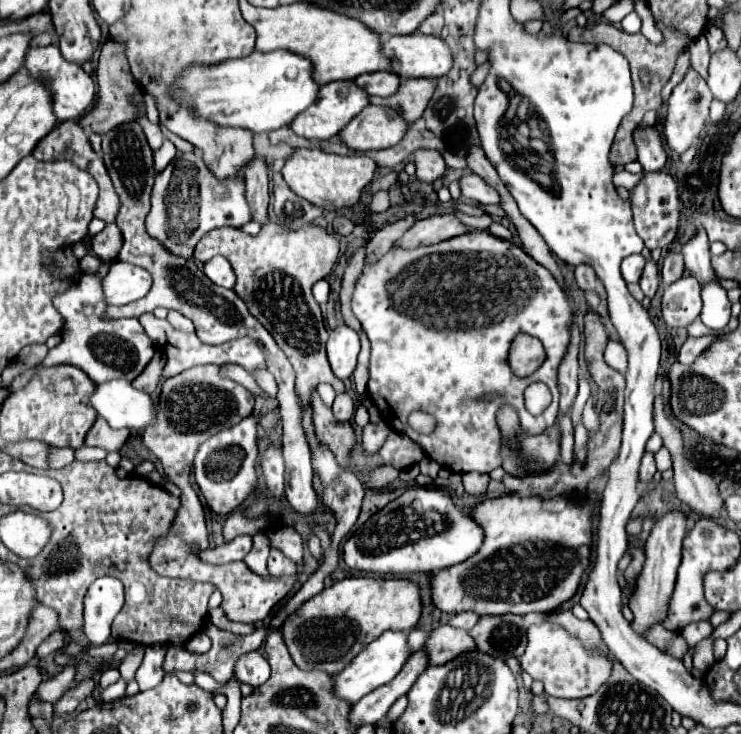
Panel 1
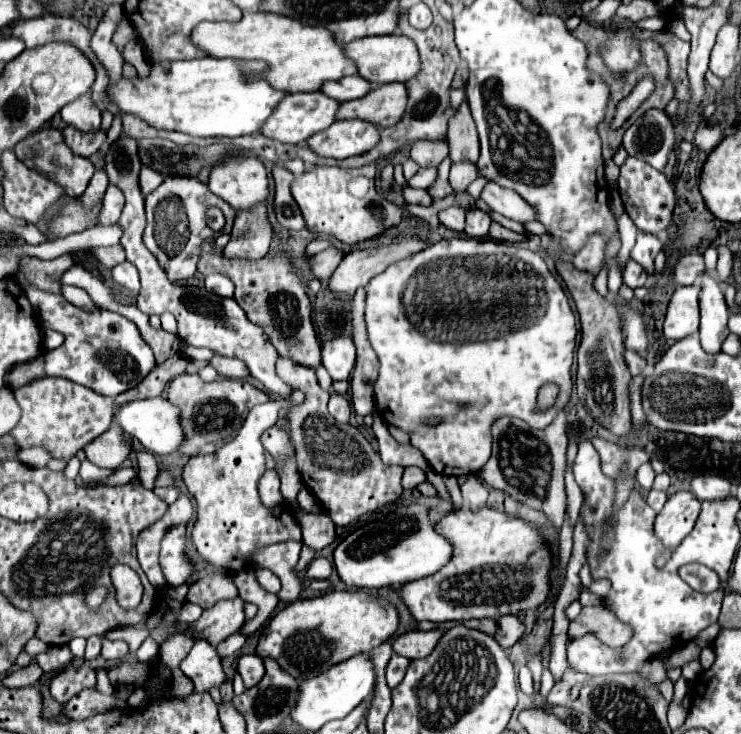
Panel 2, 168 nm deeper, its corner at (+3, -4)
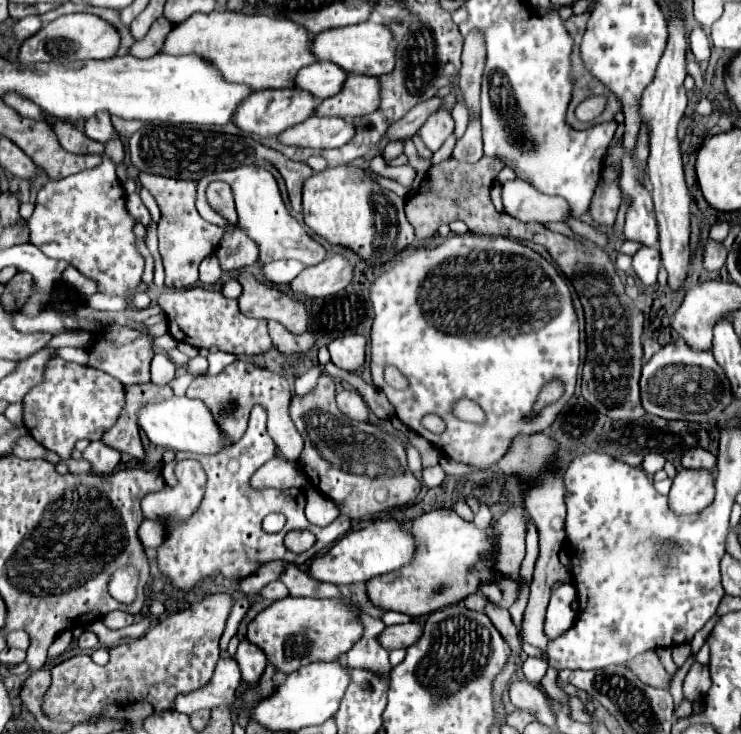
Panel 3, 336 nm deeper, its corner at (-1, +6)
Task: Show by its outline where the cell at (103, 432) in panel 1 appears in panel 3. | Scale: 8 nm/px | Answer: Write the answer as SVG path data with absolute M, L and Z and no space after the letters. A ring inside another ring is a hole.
M100 440L90 442L90 446L84 450L82 456L92 464L92 472L96 474L110 474L120 462L120 452L112 450L110 446L104 446L104 442Z

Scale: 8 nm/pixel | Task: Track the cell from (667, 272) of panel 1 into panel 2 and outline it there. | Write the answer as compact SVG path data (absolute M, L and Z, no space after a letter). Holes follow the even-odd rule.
M686 254L680 258L674 278L678 284L696 284L698 278L706 272L702 254Z

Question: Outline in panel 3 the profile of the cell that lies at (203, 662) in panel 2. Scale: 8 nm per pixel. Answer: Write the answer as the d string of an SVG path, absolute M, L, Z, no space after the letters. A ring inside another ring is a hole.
M220 658L212 680L200 690L178 694L174 700L174 710L182 714L190 714L200 708L216 708L216 706L232 704L236 700L238 688L240 688L238 664L232 658Z

